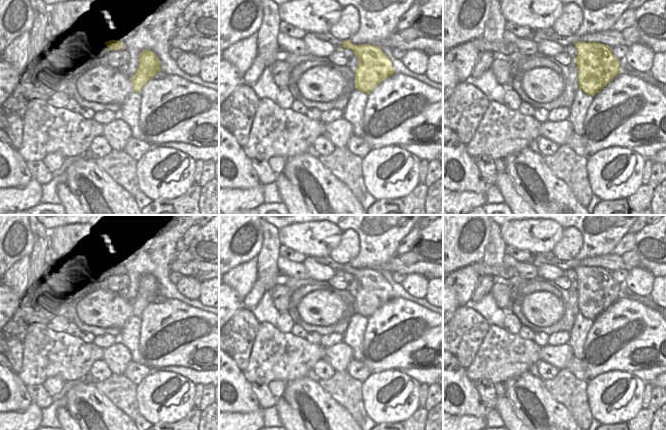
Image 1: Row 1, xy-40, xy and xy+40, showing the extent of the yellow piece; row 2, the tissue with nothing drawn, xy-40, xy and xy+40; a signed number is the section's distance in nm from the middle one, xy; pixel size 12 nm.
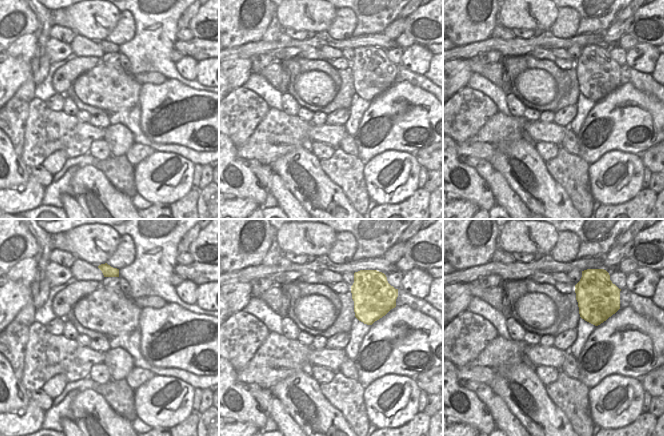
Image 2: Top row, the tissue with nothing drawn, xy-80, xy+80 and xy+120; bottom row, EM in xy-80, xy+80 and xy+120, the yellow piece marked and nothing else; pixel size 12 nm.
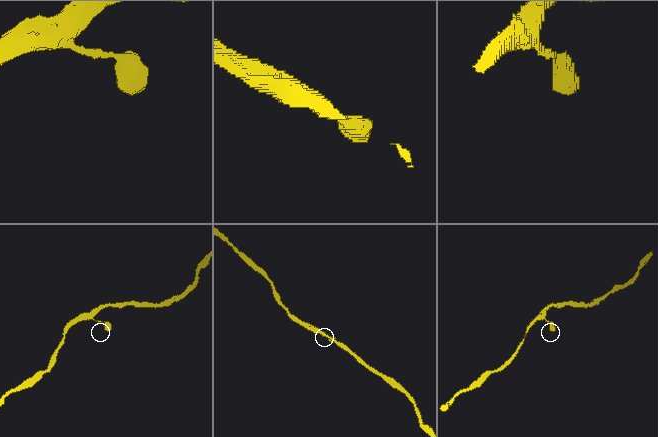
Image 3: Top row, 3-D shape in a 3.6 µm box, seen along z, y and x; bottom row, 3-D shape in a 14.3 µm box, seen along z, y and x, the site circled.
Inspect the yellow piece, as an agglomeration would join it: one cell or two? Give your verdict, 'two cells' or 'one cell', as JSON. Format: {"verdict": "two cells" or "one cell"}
{"verdict": "one cell"}

